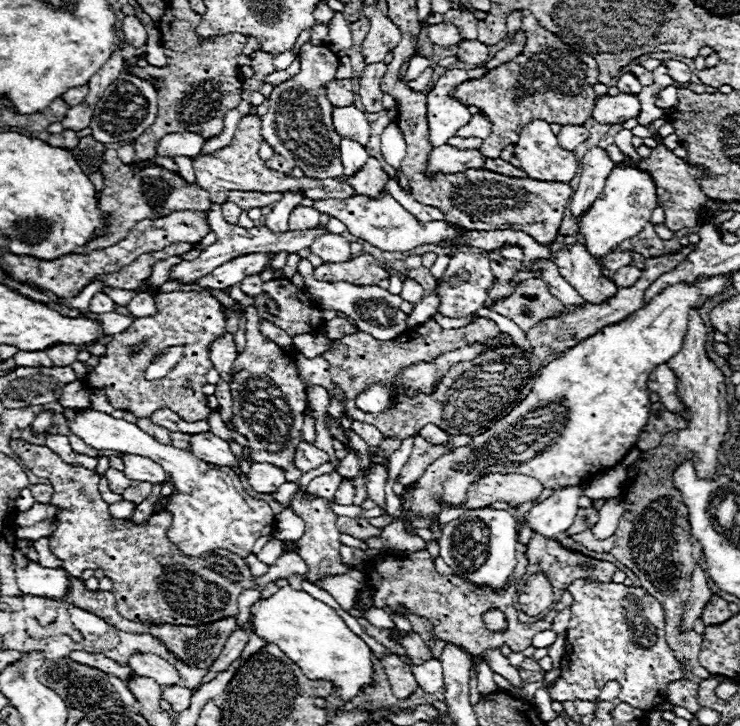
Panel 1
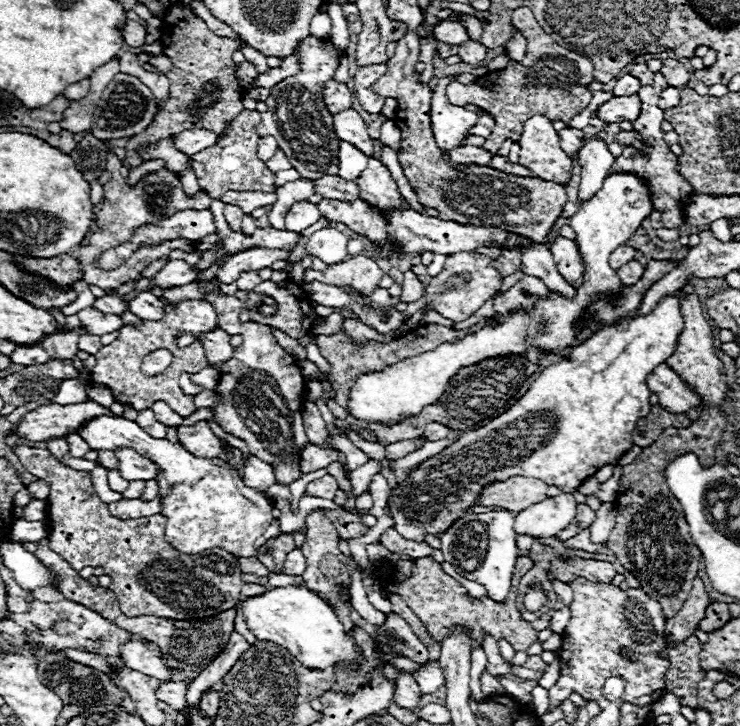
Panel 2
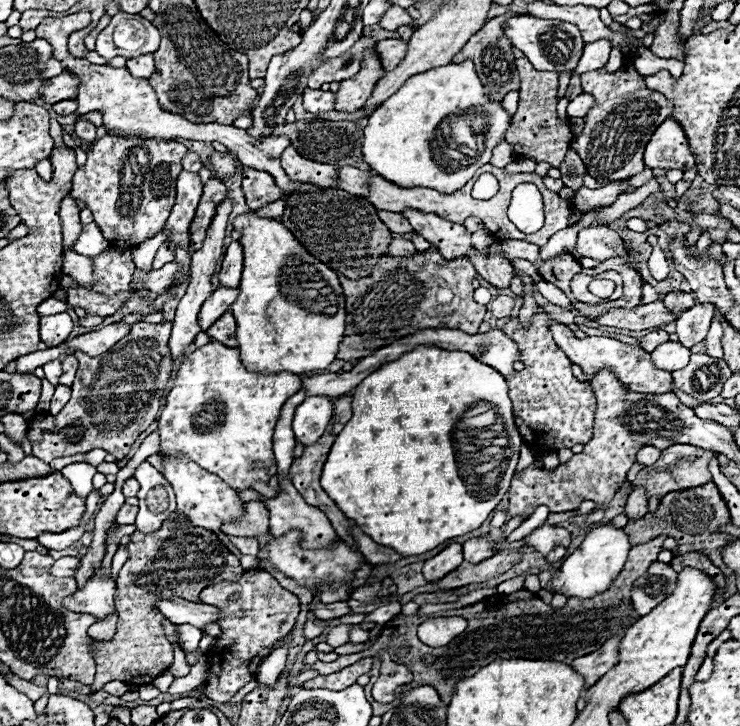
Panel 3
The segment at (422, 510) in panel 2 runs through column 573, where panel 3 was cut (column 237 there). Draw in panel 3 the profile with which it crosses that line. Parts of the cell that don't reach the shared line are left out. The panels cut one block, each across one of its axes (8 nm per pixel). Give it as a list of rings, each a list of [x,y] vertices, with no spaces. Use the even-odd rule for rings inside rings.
[[[210,342],[192,352],[178,368],[172,390],[166,396],[166,406],[158,420],[160,446],[168,458],[188,458],[200,468],[220,476],[236,492],[248,490],[254,482],[266,482],[276,474],[276,458],[272,452],[272,436],[284,402],[296,394],[302,380],[296,374],[262,374],[244,370],[236,348]]]

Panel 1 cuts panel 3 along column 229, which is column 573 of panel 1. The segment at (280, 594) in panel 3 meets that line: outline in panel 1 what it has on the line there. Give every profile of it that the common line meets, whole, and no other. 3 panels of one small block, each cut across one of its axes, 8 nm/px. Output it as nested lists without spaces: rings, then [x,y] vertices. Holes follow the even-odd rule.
[[[574,580],[568,586],[568,592],[572,594],[574,602],[570,606],[572,620],[570,628],[566,630],[566,656],[564,664],[560,666],[560,678],[556,680],[554,688],[550,690],[552,700],[564,702],[564,700],[594,700],[600,696],[602,688],[616,680],[620,684],[620,696],[612,700],[610,704],[616,706],[616,702],[626,702],[640,710],[652,710],[658,704],[666,700],[664,690],[670,682],[684,678],[684,668],[676,660],[674,652],[666,644],[666,632],[664,632],[664,610],[662,604],[650,596],[644,588],[638,586],[624,586],[616,582],[586,582],[586,580]]]

